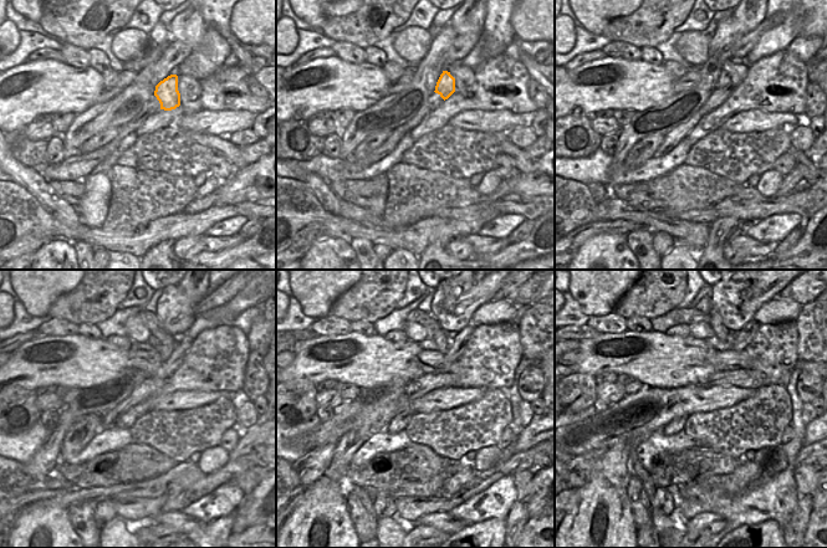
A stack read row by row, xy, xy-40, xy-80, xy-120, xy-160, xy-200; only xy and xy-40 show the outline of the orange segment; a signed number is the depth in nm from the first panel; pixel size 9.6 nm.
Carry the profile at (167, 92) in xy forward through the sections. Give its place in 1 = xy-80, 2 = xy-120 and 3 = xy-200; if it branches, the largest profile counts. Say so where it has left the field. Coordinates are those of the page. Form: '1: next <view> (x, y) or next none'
1: next xy-80 (724, 80)
2: next xy-120 (159, 341)
3: next xy-200 (689, 316)

